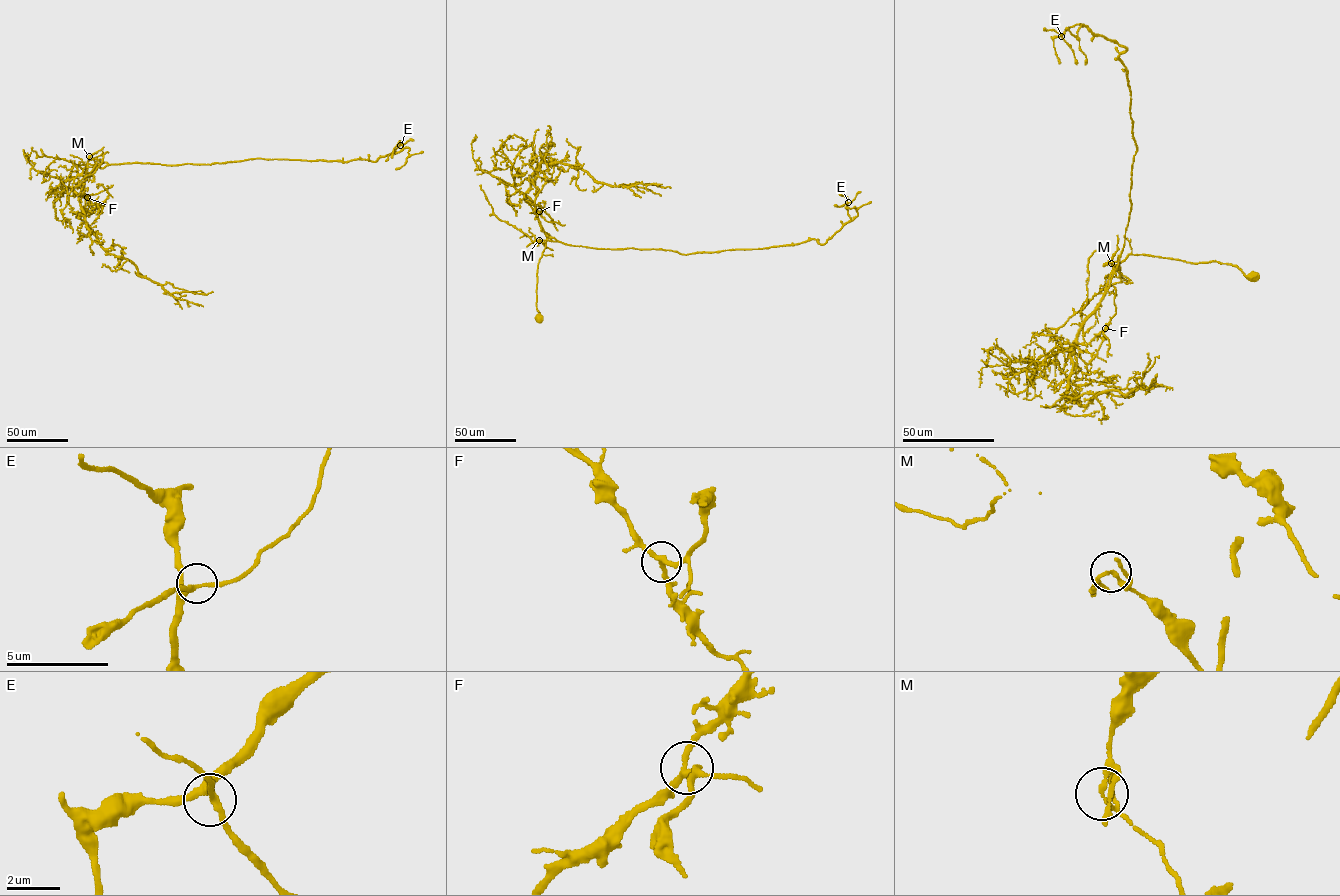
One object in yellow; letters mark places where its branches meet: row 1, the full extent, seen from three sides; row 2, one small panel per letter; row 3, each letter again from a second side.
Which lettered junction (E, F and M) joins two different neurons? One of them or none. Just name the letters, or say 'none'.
M

